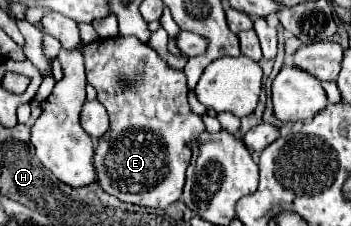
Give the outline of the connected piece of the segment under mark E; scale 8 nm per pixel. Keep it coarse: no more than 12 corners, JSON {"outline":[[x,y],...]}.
{"outline":[[149,44],[83,46],[111,128],[97,184],[121,202],[181,198],[203,132],[185,74]]}

